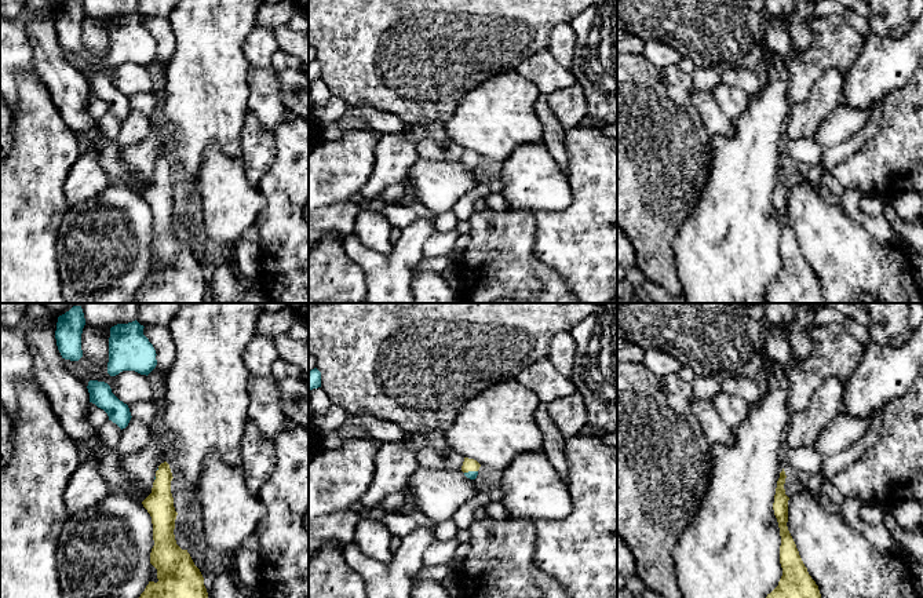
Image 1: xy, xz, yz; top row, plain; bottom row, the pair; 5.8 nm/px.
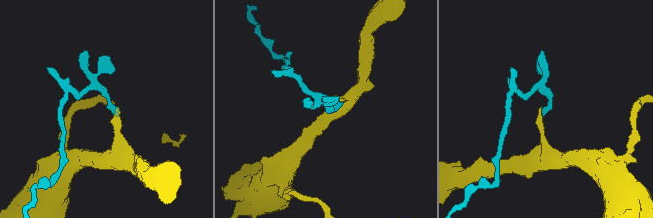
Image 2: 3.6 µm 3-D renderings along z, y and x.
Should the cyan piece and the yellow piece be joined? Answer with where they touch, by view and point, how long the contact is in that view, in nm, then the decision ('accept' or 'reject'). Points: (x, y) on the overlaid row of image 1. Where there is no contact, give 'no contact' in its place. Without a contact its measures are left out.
meets cyan in xz at (470, 471); contact 80 nm long; accept

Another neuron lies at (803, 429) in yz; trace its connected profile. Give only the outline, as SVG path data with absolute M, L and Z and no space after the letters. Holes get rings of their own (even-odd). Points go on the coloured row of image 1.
M839 378L827 379L813 394L810 404L800 412L791 411L784 438L784 449L814 446L818 434L840 411L844 383Z

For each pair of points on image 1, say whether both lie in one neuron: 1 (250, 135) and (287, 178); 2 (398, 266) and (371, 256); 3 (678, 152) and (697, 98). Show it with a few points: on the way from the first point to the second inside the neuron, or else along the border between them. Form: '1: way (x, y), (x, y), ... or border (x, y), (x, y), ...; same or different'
1: border (273, 132), (276, 143), (274, 161), (256, 185); different
2: way (391, 269), (383, 269), (378, 263); same
3: border (692, 88), (692, 102), (710, 132); different

